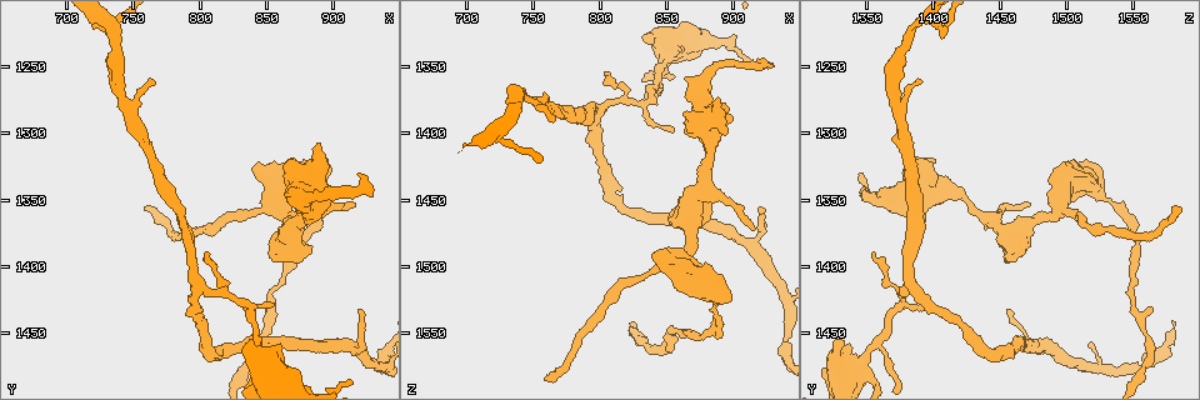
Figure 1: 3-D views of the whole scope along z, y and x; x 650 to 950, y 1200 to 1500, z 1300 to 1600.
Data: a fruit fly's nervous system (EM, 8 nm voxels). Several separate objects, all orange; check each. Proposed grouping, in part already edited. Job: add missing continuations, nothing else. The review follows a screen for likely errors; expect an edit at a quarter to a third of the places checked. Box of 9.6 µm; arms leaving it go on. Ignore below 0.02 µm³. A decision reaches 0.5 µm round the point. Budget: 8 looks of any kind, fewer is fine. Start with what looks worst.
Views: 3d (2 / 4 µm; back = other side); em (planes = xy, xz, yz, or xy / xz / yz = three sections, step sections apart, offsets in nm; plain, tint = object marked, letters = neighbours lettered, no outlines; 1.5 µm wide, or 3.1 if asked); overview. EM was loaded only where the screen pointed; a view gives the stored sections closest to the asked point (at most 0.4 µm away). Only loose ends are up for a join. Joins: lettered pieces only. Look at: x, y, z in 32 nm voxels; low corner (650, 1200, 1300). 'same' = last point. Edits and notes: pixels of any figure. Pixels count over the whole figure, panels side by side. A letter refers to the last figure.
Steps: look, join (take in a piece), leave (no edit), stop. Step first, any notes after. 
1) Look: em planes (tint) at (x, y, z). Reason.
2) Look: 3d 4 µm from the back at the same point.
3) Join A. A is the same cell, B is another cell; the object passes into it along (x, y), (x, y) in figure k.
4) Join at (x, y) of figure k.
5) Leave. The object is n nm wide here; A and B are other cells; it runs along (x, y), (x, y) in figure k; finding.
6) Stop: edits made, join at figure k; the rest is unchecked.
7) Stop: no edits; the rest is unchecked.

Look: 3d 4 µm at (806, 1390, 1356). Branch stops here.

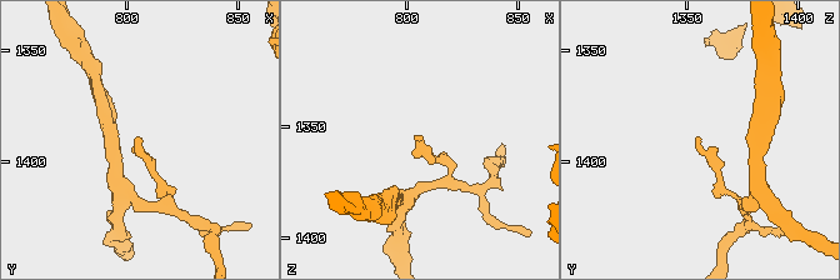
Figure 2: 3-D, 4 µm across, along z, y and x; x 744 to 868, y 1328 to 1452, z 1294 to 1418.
Look: em planes (plain) at (805, 1388, 1354). Need the tissue.

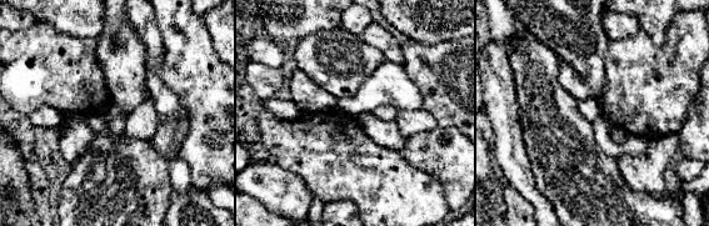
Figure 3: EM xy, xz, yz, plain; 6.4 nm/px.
Look: em planes (letters) at the same point.

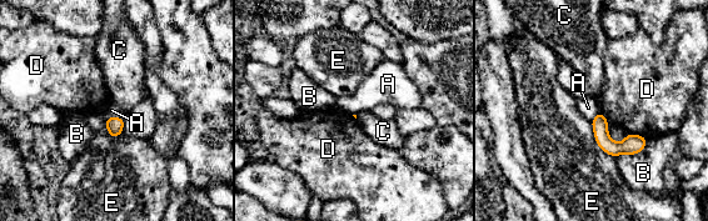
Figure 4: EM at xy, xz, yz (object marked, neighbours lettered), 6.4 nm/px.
Leave. A, B, C, D and E are other cells; a border runs along (106, 116), (120, 116), (123, 119) in figure 4; none of them fits.

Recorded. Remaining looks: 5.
Look: 3d 4 µm at (766, 1260, 1392). Free end.

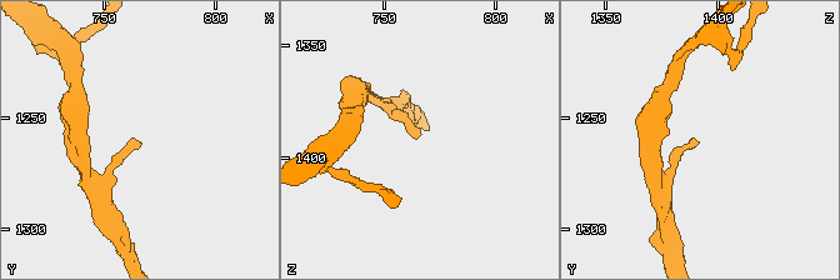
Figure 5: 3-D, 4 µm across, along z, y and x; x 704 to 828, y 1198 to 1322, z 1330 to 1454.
Look: em yz step 4 (letters) at (766, 1263, 1391). Need the tissue.

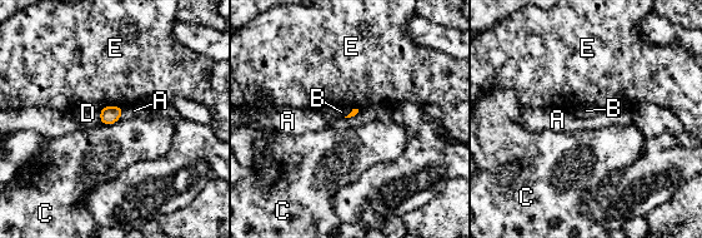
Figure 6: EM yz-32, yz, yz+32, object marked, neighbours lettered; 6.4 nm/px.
Look: em xy step 8 (letters) at the same point. Cut it another way.

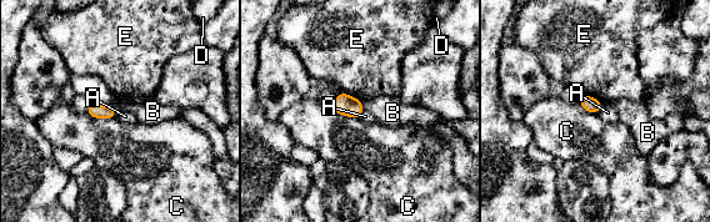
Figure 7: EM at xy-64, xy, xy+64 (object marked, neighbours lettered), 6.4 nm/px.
Leave. A, B, C, D and E are other cells; a border runs along (603, 104), (596, 112) in figure 7; no lettered piece goes on from it.

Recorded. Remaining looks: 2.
Look: em planes (tint) at (836, 1458, 1334). Thick end.

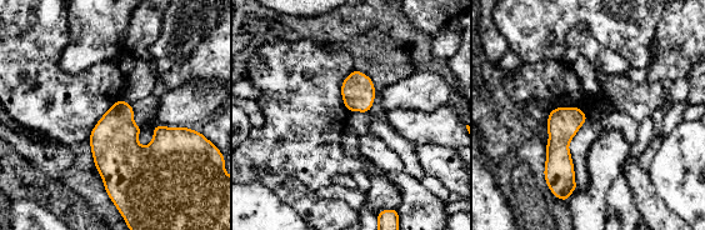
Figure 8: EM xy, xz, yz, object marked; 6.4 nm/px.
Look: em planes (letters) at the same point.

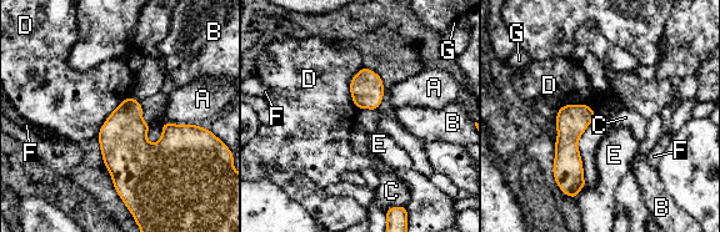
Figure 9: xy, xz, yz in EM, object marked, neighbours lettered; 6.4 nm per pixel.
Leave. The longest contact is with A, 340 nm; A, B, C, D, E, F and G are other cells; a border runs along (595, 114), (563, 105), (554, 122) in figure 9; none of them fits.

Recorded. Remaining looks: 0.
Stop: no edits; the rest is unchecked.

